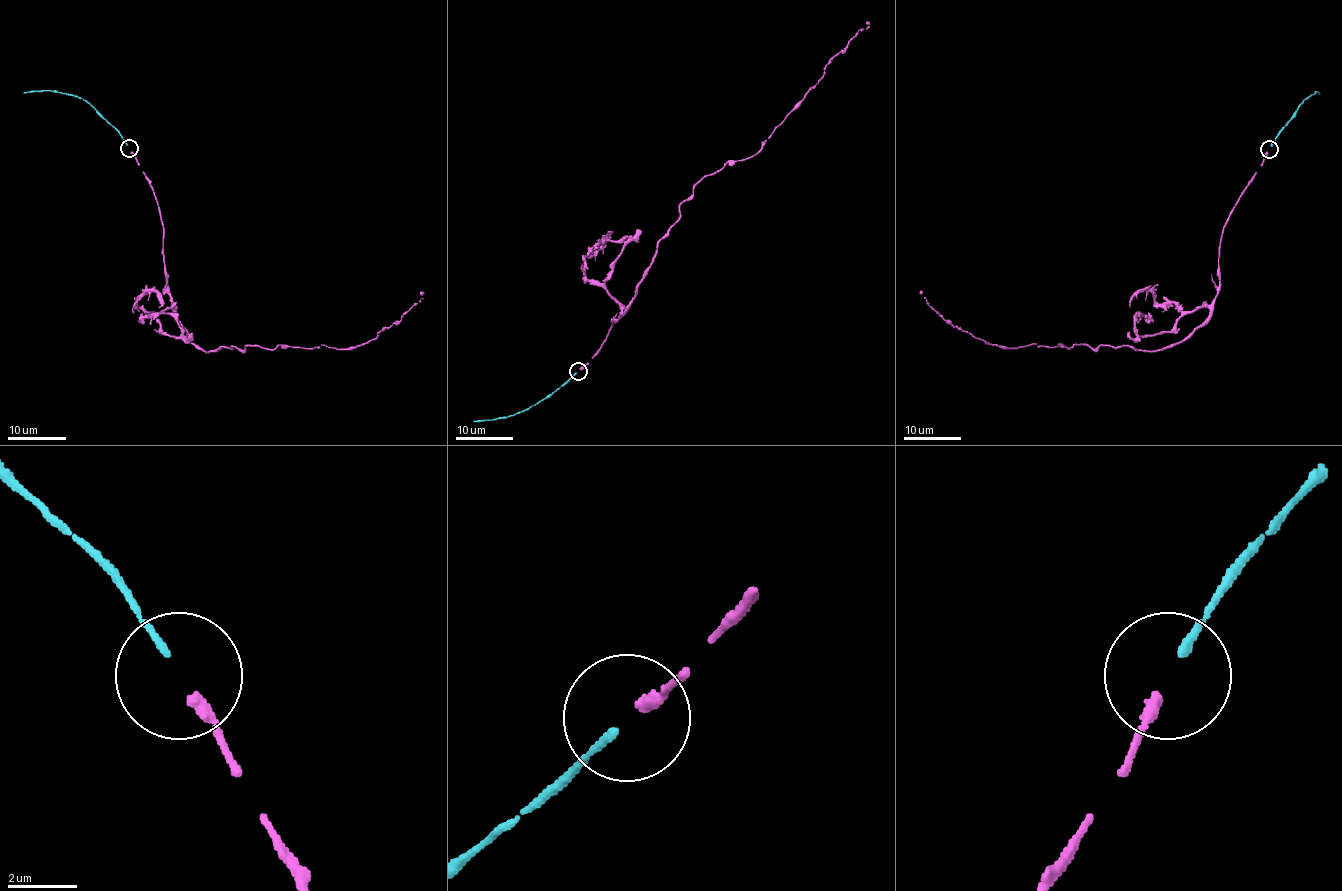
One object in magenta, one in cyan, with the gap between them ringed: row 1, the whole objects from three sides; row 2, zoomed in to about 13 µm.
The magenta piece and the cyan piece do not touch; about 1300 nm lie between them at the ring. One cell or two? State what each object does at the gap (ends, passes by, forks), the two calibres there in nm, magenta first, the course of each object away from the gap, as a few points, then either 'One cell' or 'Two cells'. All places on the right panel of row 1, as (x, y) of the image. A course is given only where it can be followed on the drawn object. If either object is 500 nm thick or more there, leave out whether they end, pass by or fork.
At the ring magenta ends. At the ring cyan ends. Thickness 360 nm (magenta) against 240 nm. Course of magenta: (1267, 151), (1225, 225), (1212, 310), (1182, 340), (1159, 350), (1086, 344), (999, 347), (954, 327), (920, 291). Course of cyan: (1270, 145), (1306, 98), (1315, 92), (1319, 94). One cell

